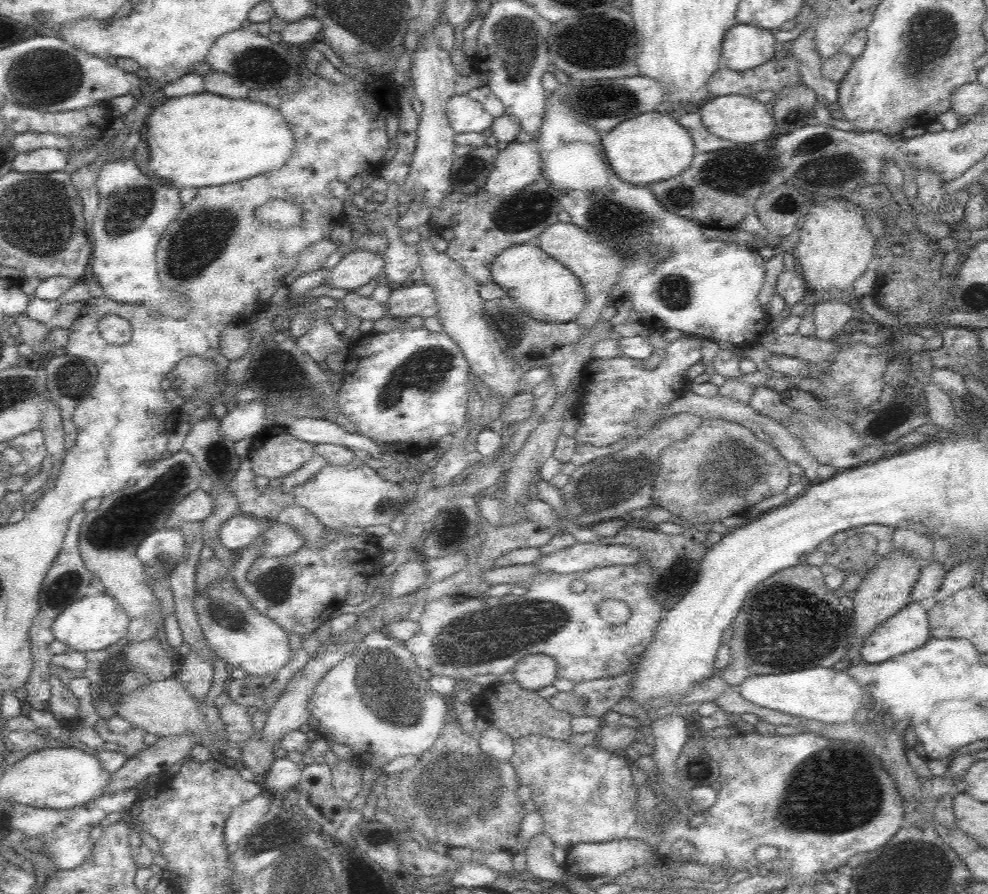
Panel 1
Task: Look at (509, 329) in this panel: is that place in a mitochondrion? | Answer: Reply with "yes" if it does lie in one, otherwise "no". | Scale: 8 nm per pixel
yes

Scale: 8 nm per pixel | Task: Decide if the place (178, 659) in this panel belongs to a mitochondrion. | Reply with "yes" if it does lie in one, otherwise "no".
no

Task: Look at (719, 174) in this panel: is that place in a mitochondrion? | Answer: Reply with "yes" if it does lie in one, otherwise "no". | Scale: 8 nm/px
yes

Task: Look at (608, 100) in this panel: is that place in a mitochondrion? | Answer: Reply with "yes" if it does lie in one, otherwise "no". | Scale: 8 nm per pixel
yes

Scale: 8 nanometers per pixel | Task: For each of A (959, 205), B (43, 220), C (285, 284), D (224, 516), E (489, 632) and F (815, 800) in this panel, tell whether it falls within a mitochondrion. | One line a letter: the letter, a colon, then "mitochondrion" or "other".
A: other
B: mitochondrion
C: other
D: other
E: mitochondrion
F: mitochondrion

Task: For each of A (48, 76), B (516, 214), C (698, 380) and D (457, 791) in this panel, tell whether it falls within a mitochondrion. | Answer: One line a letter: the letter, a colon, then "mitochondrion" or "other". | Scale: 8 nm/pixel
A: mitochondrion
B: mitochondrion
C: other
D: mitochondrion

